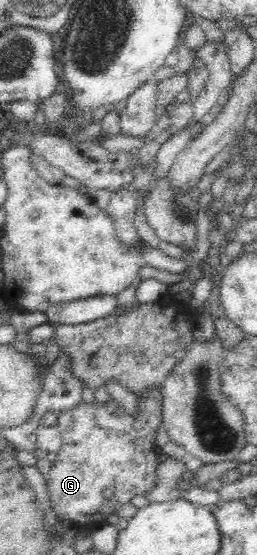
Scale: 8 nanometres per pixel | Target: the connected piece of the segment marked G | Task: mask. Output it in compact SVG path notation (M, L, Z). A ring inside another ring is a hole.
M148 390L139 397L140 412L137 417L124 413L118 403L110 399L103 404L78 404L72 409L57 412L58 430L62 438L56 461L45 475L48 484L51 506L59 520L68 519L78 525L94 525L104 521L107 515L116 514L116 510L128 503L135 495L145 495L155 487L156 467L163 456L155 446L156 429L162 423L161 390ZM110 490L111 497L105 497L104 491Z

